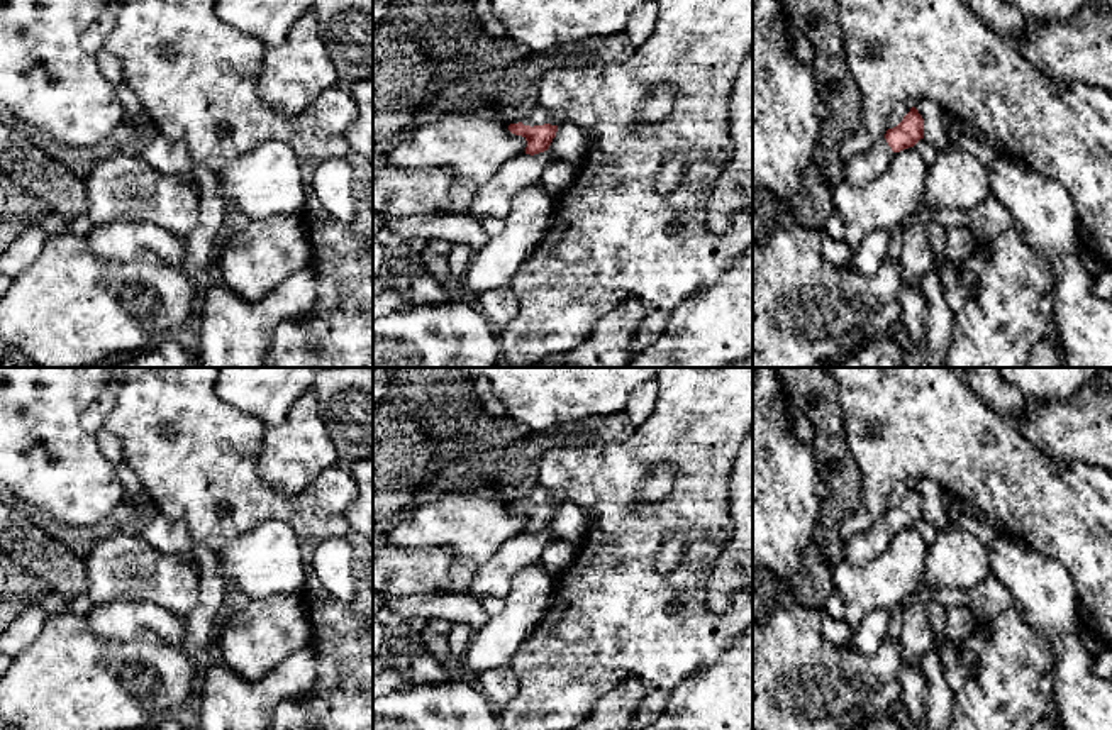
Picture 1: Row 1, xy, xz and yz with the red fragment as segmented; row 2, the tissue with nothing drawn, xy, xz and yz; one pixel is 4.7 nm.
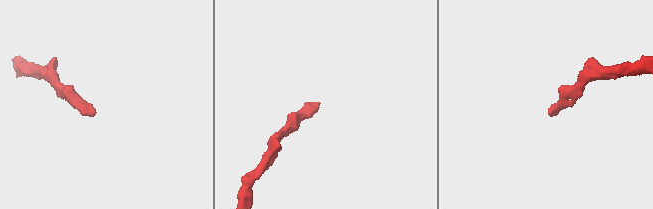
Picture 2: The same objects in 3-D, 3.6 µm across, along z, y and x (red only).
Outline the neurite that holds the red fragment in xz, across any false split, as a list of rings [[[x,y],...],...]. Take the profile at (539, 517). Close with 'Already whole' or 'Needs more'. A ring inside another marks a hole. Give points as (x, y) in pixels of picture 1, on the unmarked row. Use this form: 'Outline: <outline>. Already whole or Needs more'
Outline: [[[537,484],[522,501],[510,503],[509,510],[522,515],[527,520],[525,534],[534,535],[549,528],[561,500],[559,493],[546,491]]]. Needs more

